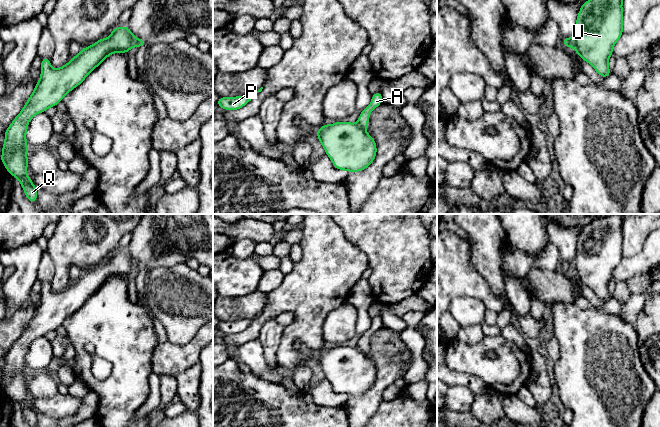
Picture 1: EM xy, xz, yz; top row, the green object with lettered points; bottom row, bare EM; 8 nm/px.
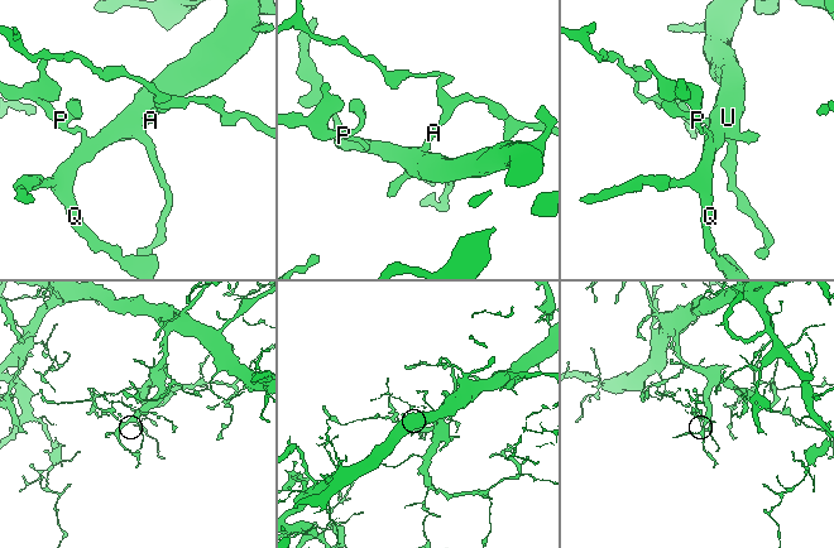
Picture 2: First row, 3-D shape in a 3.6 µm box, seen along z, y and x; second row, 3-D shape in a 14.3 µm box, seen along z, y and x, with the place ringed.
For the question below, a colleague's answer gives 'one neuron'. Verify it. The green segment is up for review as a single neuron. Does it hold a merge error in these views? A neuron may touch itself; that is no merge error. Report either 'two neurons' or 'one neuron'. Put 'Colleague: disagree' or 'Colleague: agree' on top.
Colleague: disagree
two neurons

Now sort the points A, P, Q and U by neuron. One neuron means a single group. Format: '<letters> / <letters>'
A / P Q U

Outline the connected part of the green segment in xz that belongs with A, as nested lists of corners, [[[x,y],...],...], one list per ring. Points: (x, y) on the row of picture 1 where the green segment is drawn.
[[[376,92],[372,95],[371,103],[361,111],[357,123],[366,128],[369,125],[369,115],[370,113],[377,108],[383,102],[383,96],[381,92]]]

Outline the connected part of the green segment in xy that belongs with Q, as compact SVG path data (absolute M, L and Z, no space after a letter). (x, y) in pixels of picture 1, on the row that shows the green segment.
M116 26L108 38L102 38L96 41L93 45L83 48L75 57L64 66L53 69L50 64L50 58L41 59L41 76L38 83L35 85L34 91L27 99L26 104L21 112L11 122L10 126L5 130L5 140L2 147L2 155L0 161L3 162L5 169L11 176L16 177L22 185L27 199L31 203L37 203L37 188L32 183L31 177L26 174L28 169L28 155L29 150L26 140L26 133L29 121L39 113L45 112L48 108L55 107L63 100L67 93L72 91L80 85L85 78L98 67L108 56L113 53L125 53L135 47L137 38L132 34L130 28Z

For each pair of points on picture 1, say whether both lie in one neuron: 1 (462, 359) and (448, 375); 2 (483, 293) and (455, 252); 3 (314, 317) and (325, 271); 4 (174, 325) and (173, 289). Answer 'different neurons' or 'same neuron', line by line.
1: different neurons
2: same neuron
3: same neuron
4: same neuron

